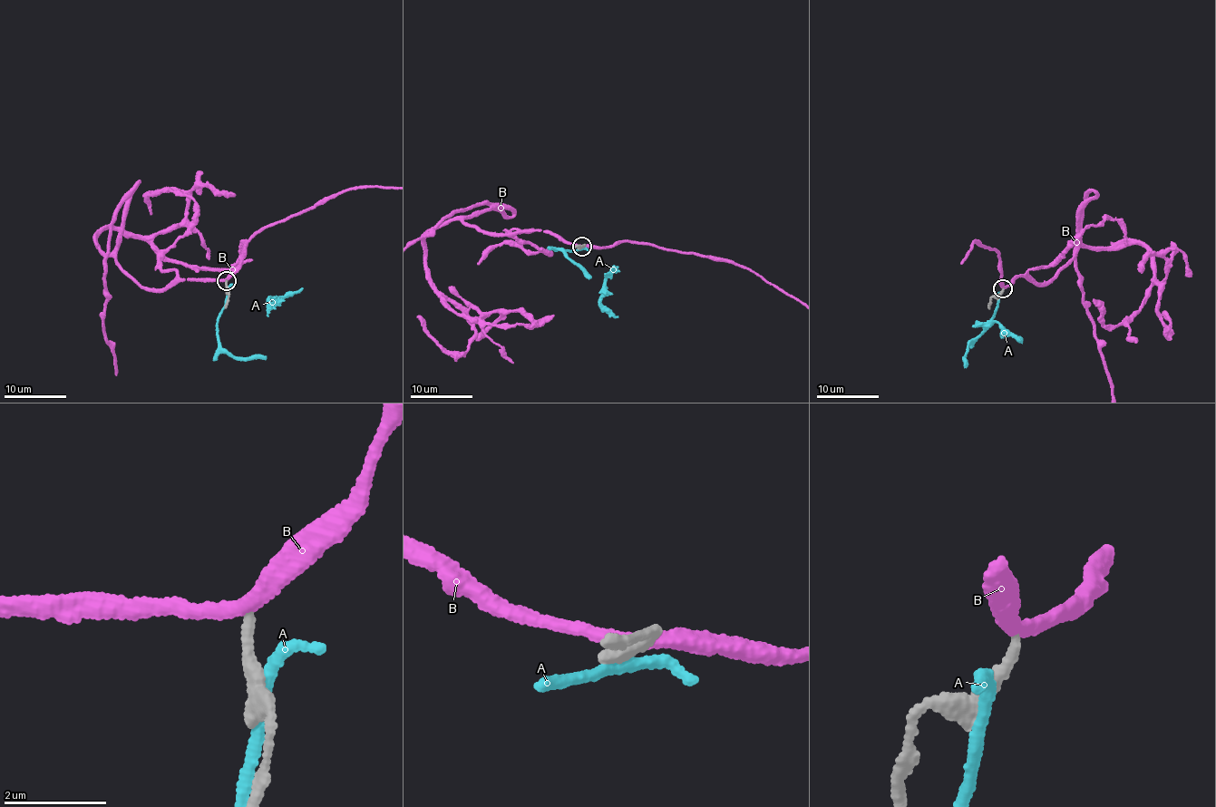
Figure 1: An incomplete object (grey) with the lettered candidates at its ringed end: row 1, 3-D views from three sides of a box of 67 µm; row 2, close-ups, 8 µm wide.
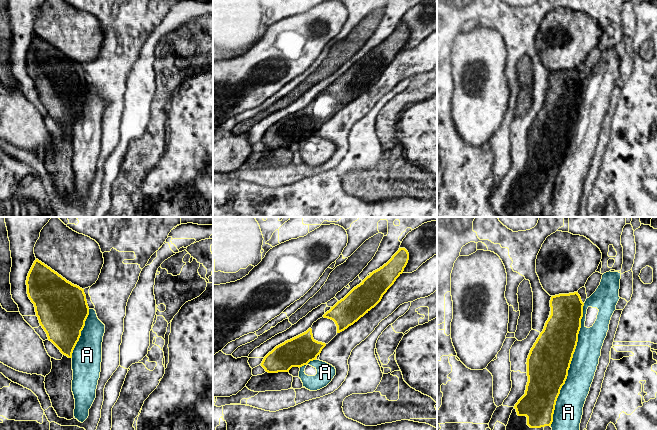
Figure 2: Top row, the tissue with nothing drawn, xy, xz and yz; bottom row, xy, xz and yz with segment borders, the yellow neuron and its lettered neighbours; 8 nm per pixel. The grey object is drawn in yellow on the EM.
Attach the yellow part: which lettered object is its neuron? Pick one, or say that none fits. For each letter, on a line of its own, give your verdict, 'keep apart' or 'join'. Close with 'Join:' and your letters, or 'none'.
A: keep apart
B: keep apart
Join: none

